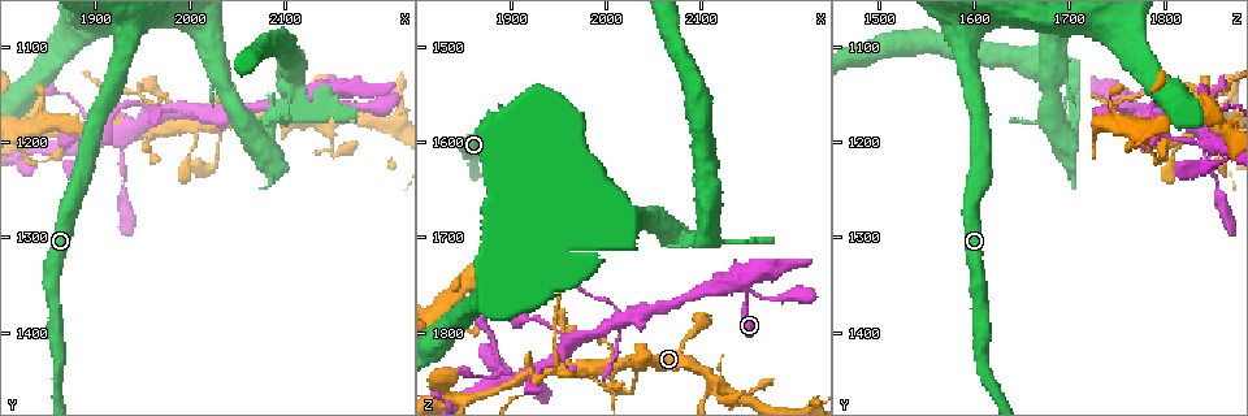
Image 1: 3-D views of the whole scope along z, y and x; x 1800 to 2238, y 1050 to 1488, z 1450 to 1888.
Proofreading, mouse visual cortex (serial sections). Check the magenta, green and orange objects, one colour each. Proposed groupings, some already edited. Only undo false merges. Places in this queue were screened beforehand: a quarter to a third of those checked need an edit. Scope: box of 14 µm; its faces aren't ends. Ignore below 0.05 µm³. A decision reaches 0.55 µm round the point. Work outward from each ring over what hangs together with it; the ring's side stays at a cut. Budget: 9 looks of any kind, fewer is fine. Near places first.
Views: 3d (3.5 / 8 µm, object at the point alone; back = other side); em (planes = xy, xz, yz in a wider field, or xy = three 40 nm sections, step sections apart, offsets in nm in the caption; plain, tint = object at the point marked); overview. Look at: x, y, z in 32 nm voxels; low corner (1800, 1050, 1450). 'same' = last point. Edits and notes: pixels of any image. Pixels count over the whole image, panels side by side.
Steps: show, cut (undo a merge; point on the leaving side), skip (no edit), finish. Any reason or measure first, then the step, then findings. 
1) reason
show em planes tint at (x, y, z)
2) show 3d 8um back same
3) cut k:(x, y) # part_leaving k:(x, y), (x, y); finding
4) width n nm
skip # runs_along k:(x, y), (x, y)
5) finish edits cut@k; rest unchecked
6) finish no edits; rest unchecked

looks like a crossing
show 3d 3.5um at (2010, 1180, 1780)

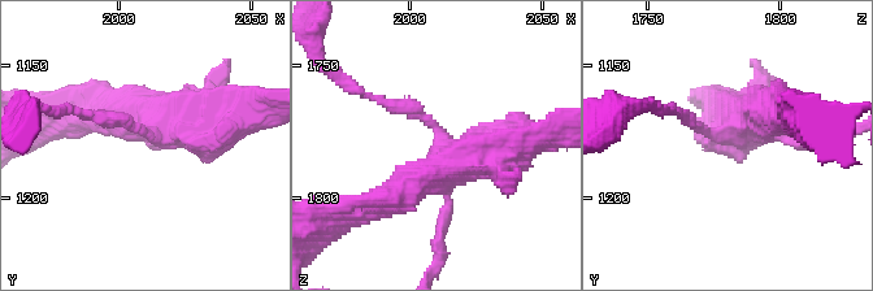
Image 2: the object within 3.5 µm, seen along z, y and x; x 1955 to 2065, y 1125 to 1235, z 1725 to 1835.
need the tissue
show em xy step 3 tint at (2014, 1175, 1780)

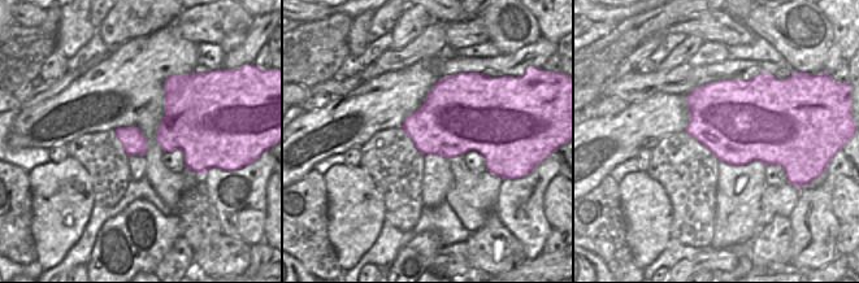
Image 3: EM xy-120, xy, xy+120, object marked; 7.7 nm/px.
skip # runs_along 2:(542, 137), (457, 160), (382, 200); one cell here

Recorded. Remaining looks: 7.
thick turns thin
show 3d 3.5um at (1930, 1180, 1845)

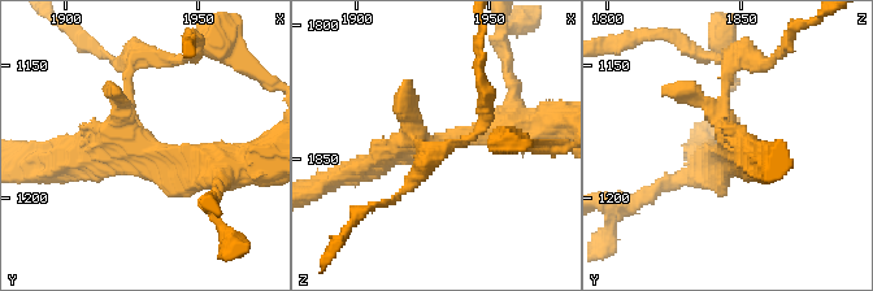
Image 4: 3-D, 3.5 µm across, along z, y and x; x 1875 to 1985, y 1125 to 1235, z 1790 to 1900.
arms 3; arm_widths 150, 250, 400 nm
show em xy step 3 tint at (1932, 1182, 1844)

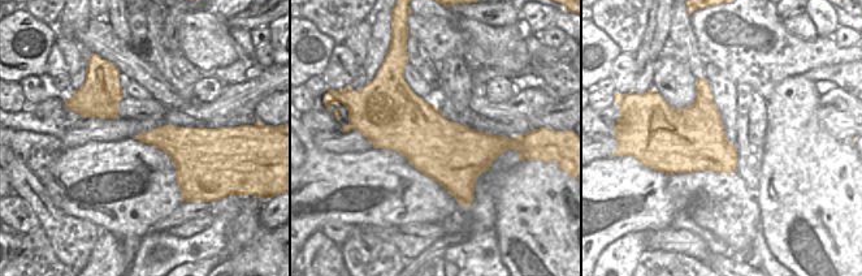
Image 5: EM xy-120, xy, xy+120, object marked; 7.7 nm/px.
skip # runs_along 4:(520, 126), (412, 147), (360, 170); continuous, no second cell

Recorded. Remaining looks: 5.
calibre changes
show 3d 3.5um back at (2025, 1125, 1685)

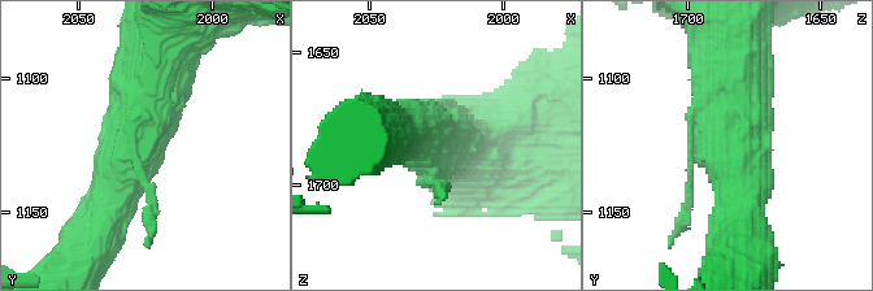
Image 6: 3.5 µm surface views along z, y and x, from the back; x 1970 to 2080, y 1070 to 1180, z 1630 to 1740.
show em xy step 3 plain at (2027, 1121, 1683)

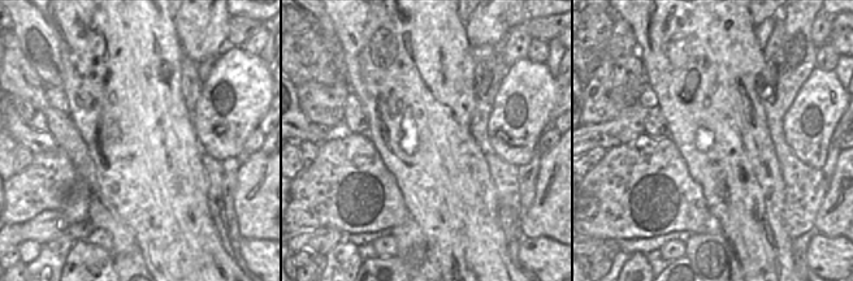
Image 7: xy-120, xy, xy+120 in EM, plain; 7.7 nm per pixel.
show em xy step 3 tint same

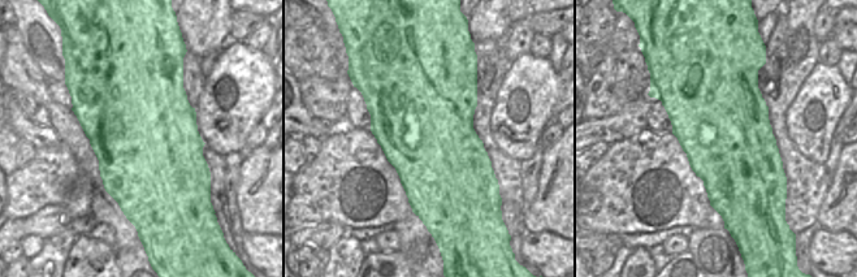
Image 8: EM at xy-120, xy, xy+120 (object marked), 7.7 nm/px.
skip # runs_along 6:(159, 47), (143, 127), (103, 215); all the same cell

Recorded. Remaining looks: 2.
a fork
show 3d 3.5um at (2095, 1170, 1705)

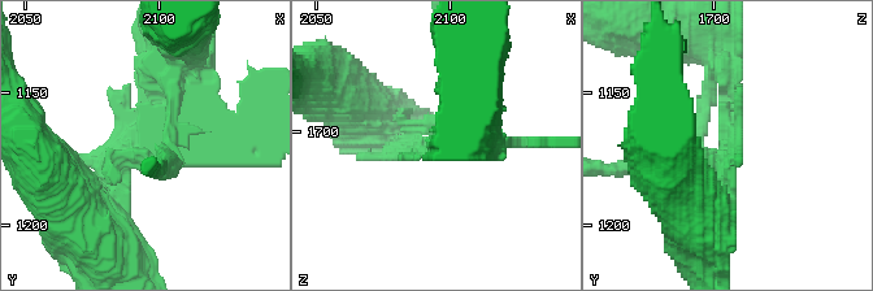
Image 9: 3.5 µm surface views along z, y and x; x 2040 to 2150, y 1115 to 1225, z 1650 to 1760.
show em xy step 1 tint at (2091, 1173, 1705)

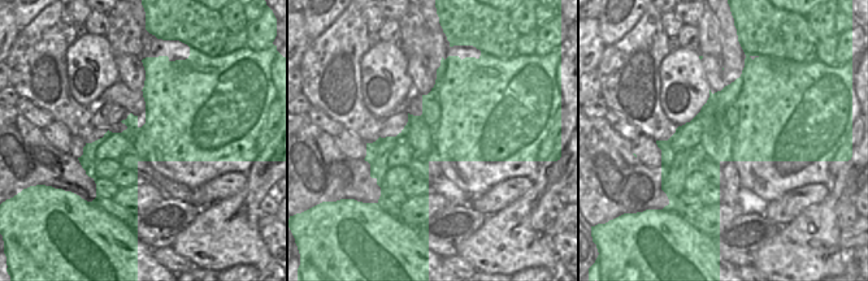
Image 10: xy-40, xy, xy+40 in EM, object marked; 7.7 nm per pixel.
cut 9:(134, 134) # part_leaving 9:(116, 176), (172, 103), (172, 64); two cells meet here

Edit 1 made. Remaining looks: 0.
finish edits cut@9; rest unchecked

